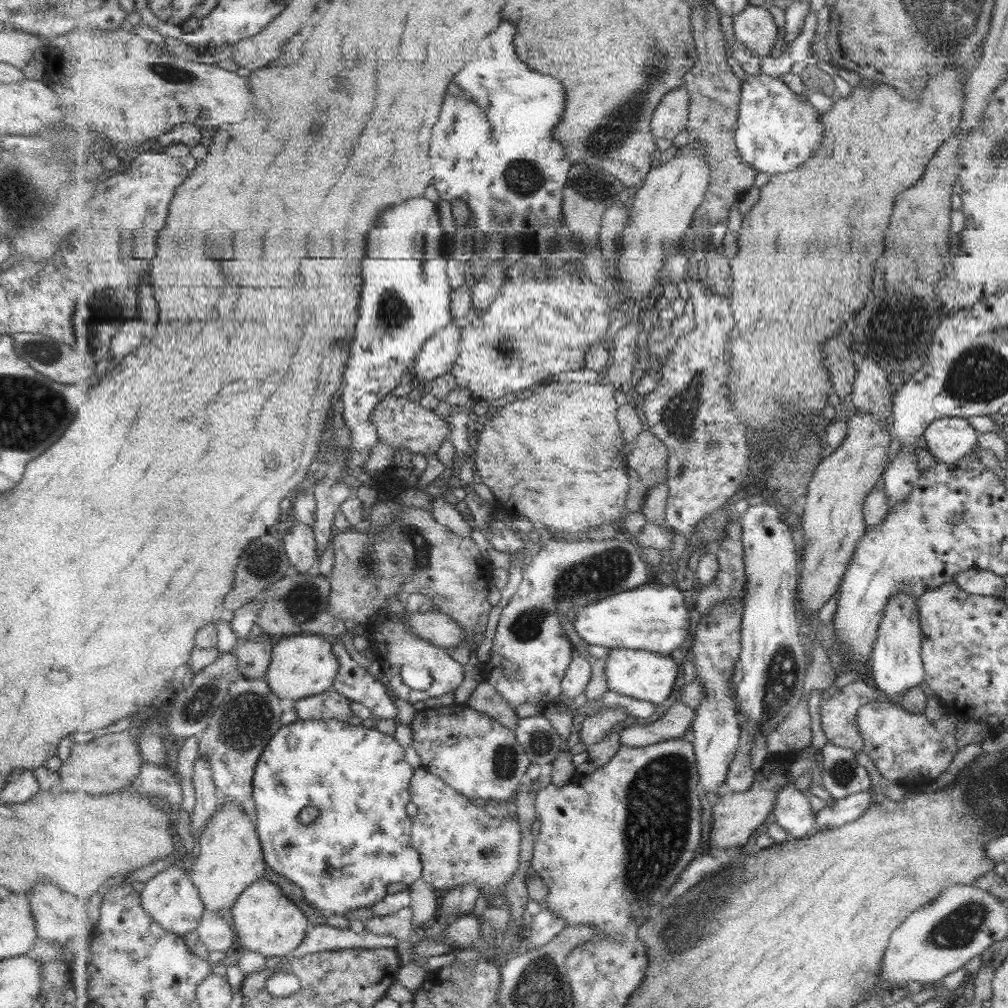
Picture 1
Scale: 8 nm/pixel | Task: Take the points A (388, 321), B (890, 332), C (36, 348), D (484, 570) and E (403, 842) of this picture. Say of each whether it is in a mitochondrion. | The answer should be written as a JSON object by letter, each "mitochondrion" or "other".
{"A":"mitochondrion","B":"mitochondrion","C":"mitochondrion","D":"other","E":"other"}

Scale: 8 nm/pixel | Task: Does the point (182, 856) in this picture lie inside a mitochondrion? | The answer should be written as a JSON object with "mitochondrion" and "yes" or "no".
{"mitochondrion":"no"}

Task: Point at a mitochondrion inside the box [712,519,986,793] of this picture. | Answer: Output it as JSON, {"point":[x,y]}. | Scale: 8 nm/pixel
{"point":[779,684]}

